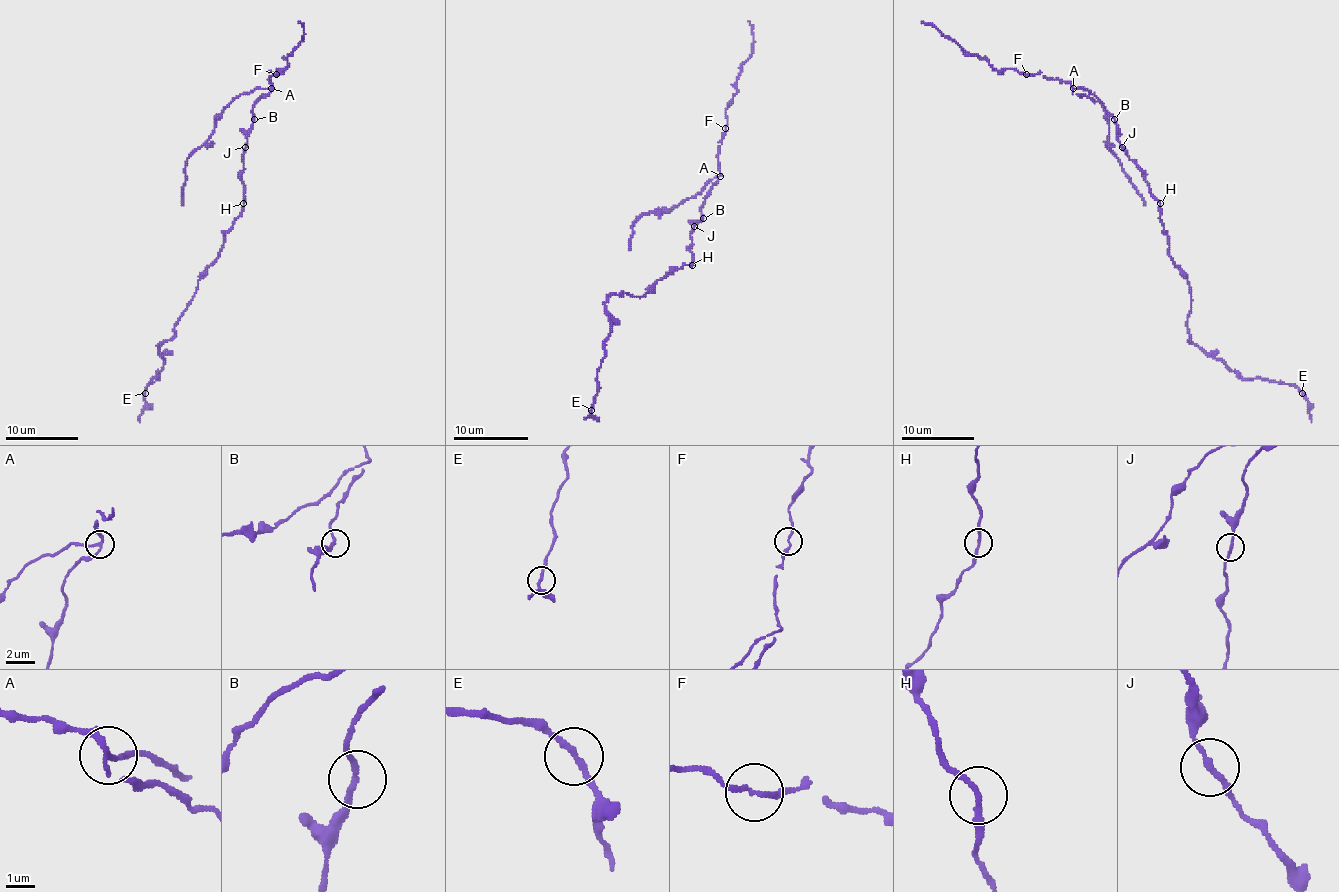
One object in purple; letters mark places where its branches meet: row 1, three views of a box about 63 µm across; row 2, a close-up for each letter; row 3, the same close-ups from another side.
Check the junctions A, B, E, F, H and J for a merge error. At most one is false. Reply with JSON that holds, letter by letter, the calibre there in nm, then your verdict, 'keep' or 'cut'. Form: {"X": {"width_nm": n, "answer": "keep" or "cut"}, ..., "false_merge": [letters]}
{"A": {"width_nm": 150, "answer": "cut"}, "B": {"width_nm": 180, "answer": "keep"}, "E": {"width_nm": 180, "answer": "keep"}, "F": {"width_nm": 150, "answer": "keep"}, "H": {"width_nm": 180, "answer": "keep"}, "J": {"width_nm": 190, "answer": "keep"}, "false_merge": ["A"]}

